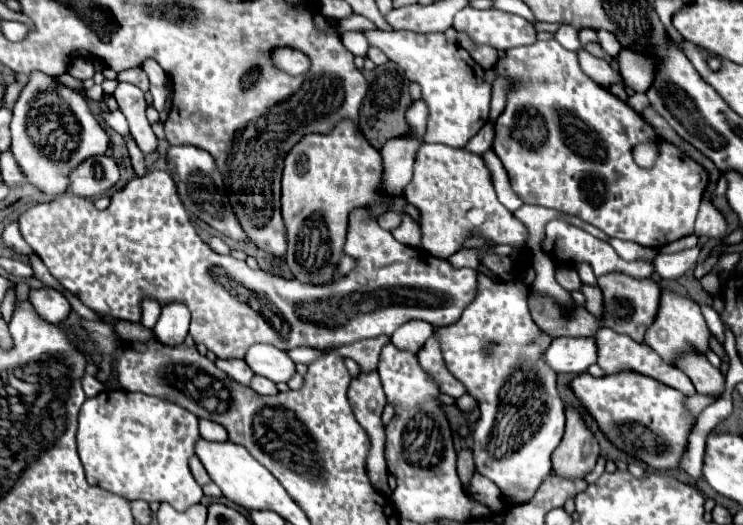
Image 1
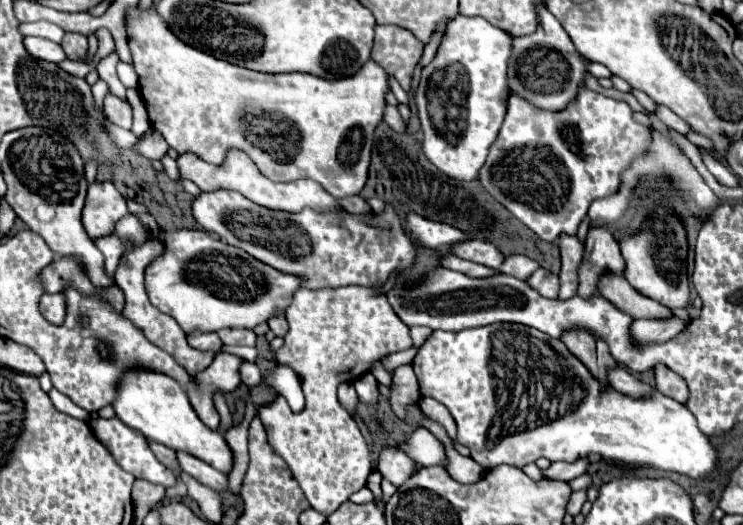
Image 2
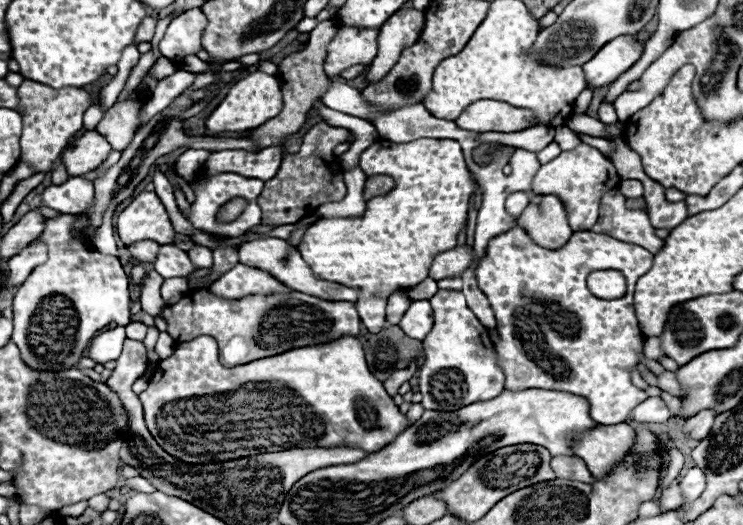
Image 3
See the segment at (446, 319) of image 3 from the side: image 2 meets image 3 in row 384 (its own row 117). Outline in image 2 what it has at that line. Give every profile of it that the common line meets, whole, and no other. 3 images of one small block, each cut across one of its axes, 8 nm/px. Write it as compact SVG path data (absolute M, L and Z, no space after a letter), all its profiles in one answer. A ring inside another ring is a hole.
M458 16L454 22L450 22L436 58L422 70L420 86L416 90L416 106L424 132L422 152L440 172L452 180L476 180L478 170L486 162L488 148L496 140L506 114L502 98L508 96L506 70L510 46L510 34L490 26L490 22L484 18ZM444 86L448 86L448 92L444 92ZM450 86L468 86L468 98L462 98L466 122L458 120L458 116L454 120L452 116L454 112L450 110L450 102L454 102L454 96L450 96Z

